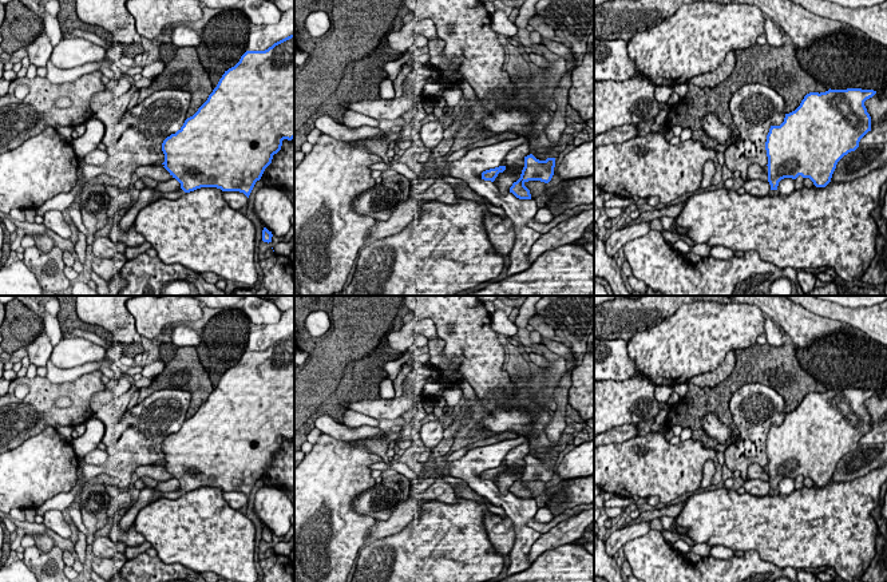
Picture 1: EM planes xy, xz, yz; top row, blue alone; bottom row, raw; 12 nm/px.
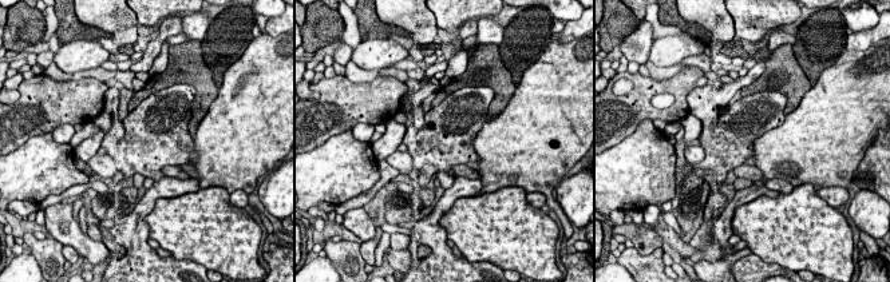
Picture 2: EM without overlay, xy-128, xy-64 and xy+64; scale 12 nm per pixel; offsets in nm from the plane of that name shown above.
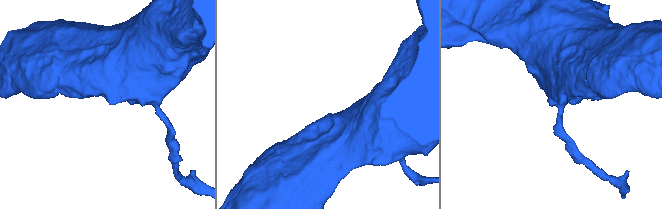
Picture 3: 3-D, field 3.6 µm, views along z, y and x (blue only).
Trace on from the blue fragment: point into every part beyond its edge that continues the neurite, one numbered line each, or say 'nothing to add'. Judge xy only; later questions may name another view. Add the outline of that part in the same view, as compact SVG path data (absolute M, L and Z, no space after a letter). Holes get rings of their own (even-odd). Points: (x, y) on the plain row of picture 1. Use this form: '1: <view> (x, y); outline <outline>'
1: xy (177, 494); outline M179 488L178 491L174 492L166 492L166 494L159 494L161 498L167 498L167 499L178 499L181 496L183 496L186 492Z

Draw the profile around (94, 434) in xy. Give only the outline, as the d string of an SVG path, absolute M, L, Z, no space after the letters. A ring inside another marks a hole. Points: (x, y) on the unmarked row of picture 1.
M95 416L91 417L86 424L86 432L83 436L74 439L72 448L79 459L84 459L84 456L98 448L98 444L102 443L104 436L104 424L102 420L96 419Z

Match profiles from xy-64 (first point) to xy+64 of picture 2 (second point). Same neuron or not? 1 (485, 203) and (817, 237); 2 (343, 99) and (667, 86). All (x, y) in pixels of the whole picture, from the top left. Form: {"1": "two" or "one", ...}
{"1": "one", "2": "one"}

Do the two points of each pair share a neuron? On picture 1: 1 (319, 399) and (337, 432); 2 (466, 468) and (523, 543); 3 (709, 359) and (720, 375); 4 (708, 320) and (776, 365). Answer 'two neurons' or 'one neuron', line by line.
1: two neurons
2: one neuron
3: two neurons
4: two neurons

